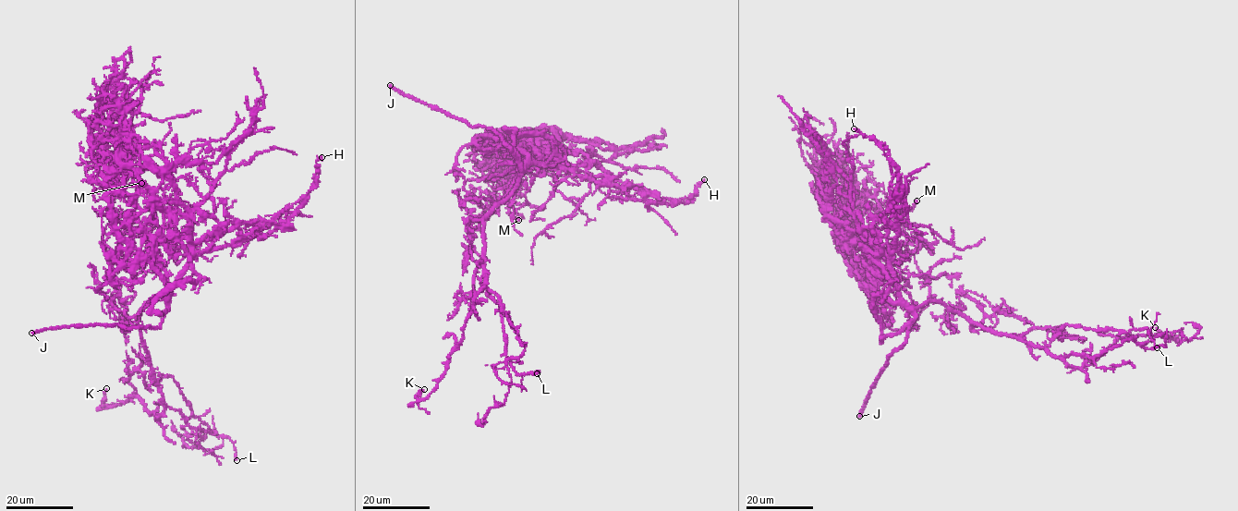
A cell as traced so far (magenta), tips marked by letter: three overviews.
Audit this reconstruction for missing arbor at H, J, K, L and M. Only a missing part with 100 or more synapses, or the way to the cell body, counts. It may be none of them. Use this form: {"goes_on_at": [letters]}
{"goes_on_at": ["J"]}

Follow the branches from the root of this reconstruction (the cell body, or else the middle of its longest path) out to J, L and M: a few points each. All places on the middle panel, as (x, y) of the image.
J: (512, 192), (522, 170), (508, 145), (497, 133), (487, 127), (468, 126), (461, 119), (404, 96), (390, 85)
L: (512, 192), (484, 220), (481, 281), (487, 295), (499, 306), (505, 355), (512, 369), (519, 375), (537, 373)
M: (512, 192), (527, 154), (489, 136), (502, 153), (520, 163), (492, 196), (518, 220)

